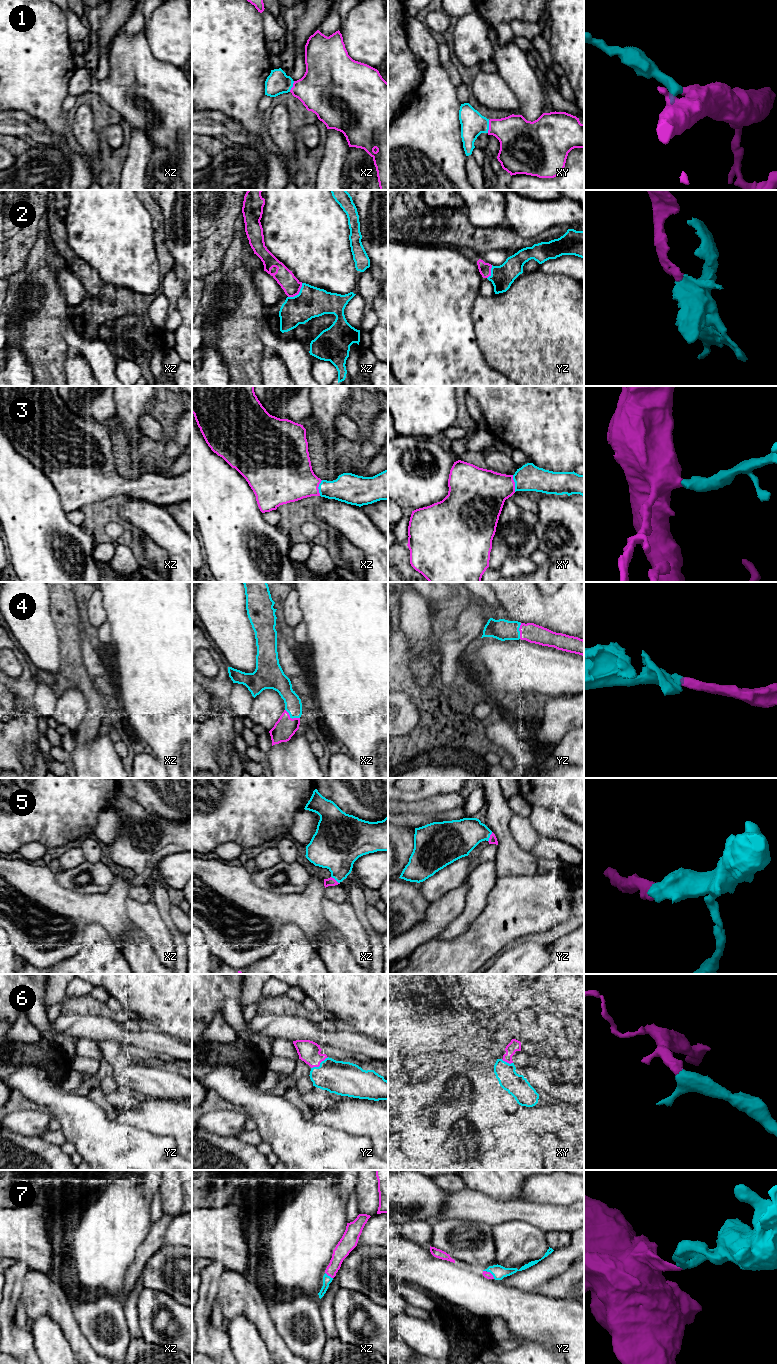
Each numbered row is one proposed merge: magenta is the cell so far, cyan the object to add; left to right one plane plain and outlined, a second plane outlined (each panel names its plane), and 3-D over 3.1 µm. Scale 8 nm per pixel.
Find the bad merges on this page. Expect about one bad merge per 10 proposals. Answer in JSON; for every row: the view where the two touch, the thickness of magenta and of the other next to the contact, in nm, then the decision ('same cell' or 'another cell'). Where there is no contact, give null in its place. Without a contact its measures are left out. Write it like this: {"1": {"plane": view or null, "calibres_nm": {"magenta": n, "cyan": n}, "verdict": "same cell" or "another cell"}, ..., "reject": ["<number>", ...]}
{"1": {"plane": "xy", "calibres_nm": {"magenta": 300, "cyan": 190}, "verdict": "same cell"}, "2": {"plane": "xz", "calibres_nm": {"magenta": 150, "cyan": 240}, "verdict": "same cell"}, "3": {"plane": "xy", "calibres_nm": {"magenta": 360, "cyan": 220}, "verdict": "same cell"}, "4": {"plane": "xz", "calibres_nm": {"magenta": 170, "cyan": 140}, "verdict": "same cell"}, "5": {"plane": "yz", "calibres_nm": {"magenta": 60, "cyan": 280}, "verdict": "same cell"}, "6": {"plane": "yz", "calibres_nm": {"magenta": 170, "cyan": 280}, "verdict": "same cell"}, "7": {"plane": "yz", "calibres_nm": {"magenta": 60, "cyan": 110}, "verdict": "same cell"}, "reject": []}

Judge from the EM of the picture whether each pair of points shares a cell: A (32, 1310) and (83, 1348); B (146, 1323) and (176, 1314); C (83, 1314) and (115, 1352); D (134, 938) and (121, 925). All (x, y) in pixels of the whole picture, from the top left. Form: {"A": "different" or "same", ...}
{"A": "same", "B": "same", "C": "same", "D": "different"}

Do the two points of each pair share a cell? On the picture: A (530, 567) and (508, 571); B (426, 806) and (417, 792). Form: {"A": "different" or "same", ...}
{"A": "same", "B": "different"}

